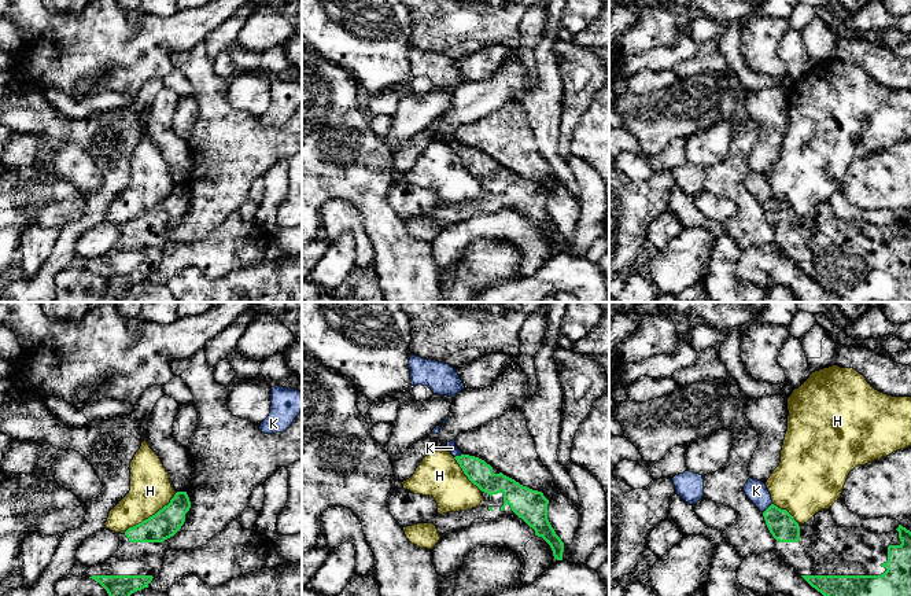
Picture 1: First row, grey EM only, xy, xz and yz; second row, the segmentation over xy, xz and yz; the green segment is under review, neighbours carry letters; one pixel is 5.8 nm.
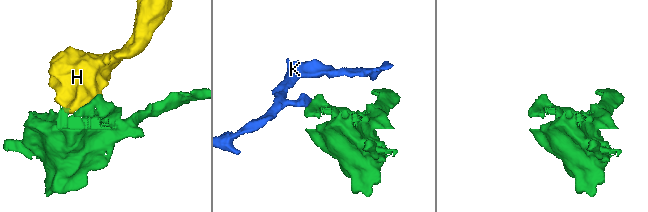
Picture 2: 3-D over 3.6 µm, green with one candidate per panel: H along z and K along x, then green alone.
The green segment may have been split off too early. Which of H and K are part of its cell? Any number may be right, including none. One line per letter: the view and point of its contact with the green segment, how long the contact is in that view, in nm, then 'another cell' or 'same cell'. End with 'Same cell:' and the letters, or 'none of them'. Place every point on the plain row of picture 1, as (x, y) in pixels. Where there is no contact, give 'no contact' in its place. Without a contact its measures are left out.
H: meets green in xy at (152, 208); contact 400 nm long; another cell
K: meets green in xz at (458, 148); contact 70 nm long; another cell
Same cell: none of them

